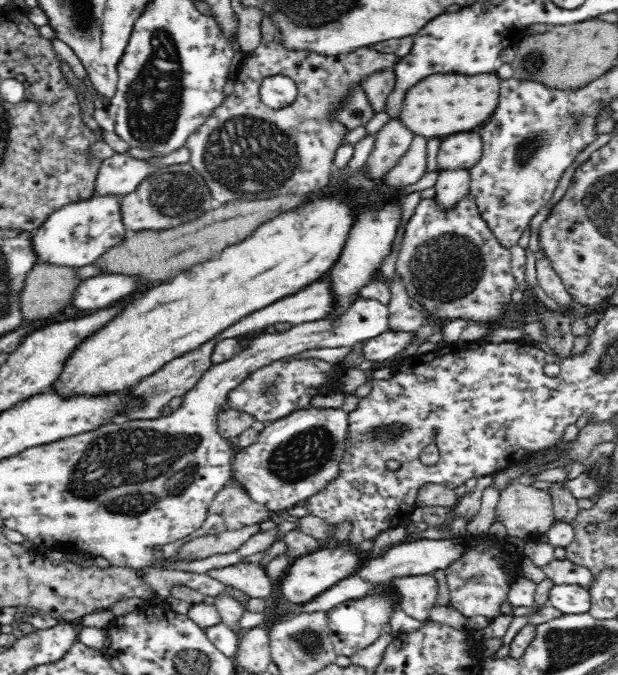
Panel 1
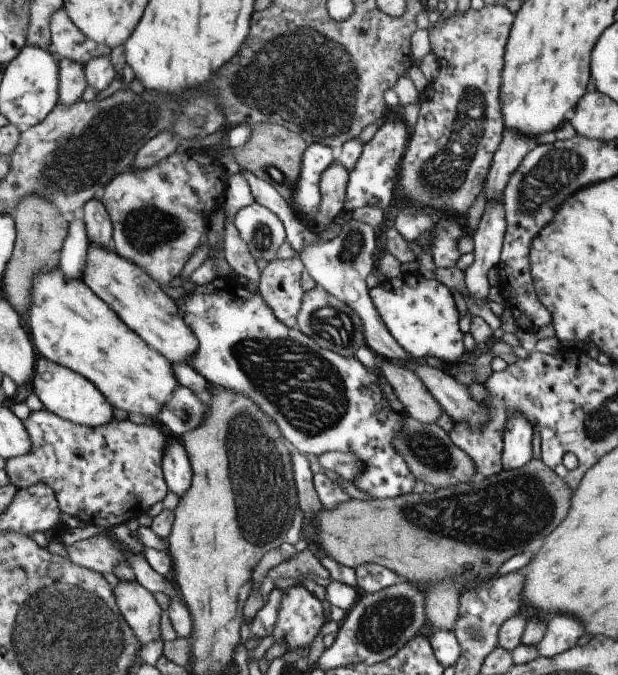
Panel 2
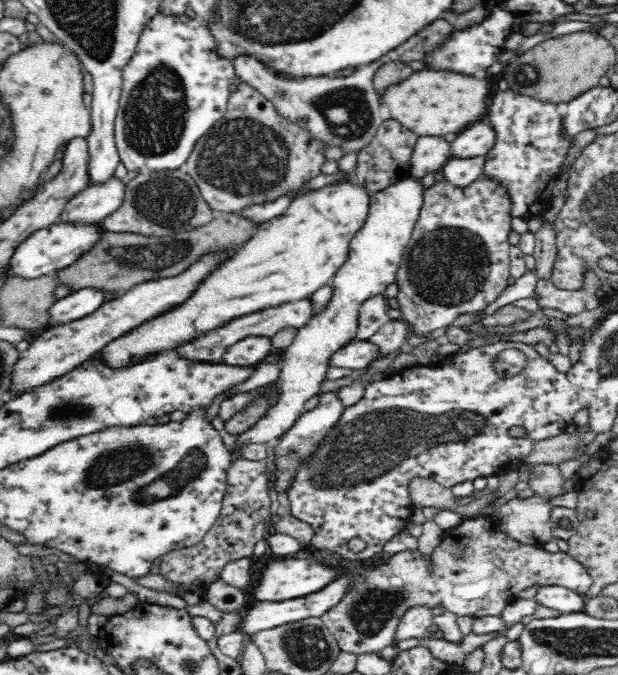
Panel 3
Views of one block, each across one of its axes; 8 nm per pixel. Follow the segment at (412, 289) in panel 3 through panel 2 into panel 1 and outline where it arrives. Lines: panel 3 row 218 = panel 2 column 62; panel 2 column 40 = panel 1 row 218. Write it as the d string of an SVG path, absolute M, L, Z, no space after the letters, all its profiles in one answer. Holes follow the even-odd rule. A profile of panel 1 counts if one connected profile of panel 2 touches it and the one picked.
M466 194L448 210L437 204L435 196L422 198L405 224L401 244L395 274L400 277L408 297L419 302L424 313L436 316L443 323L460 318L489 323L500 318L512 304L510 294L517 288L517 282L511 271L510 250L491 231L473 194Z

